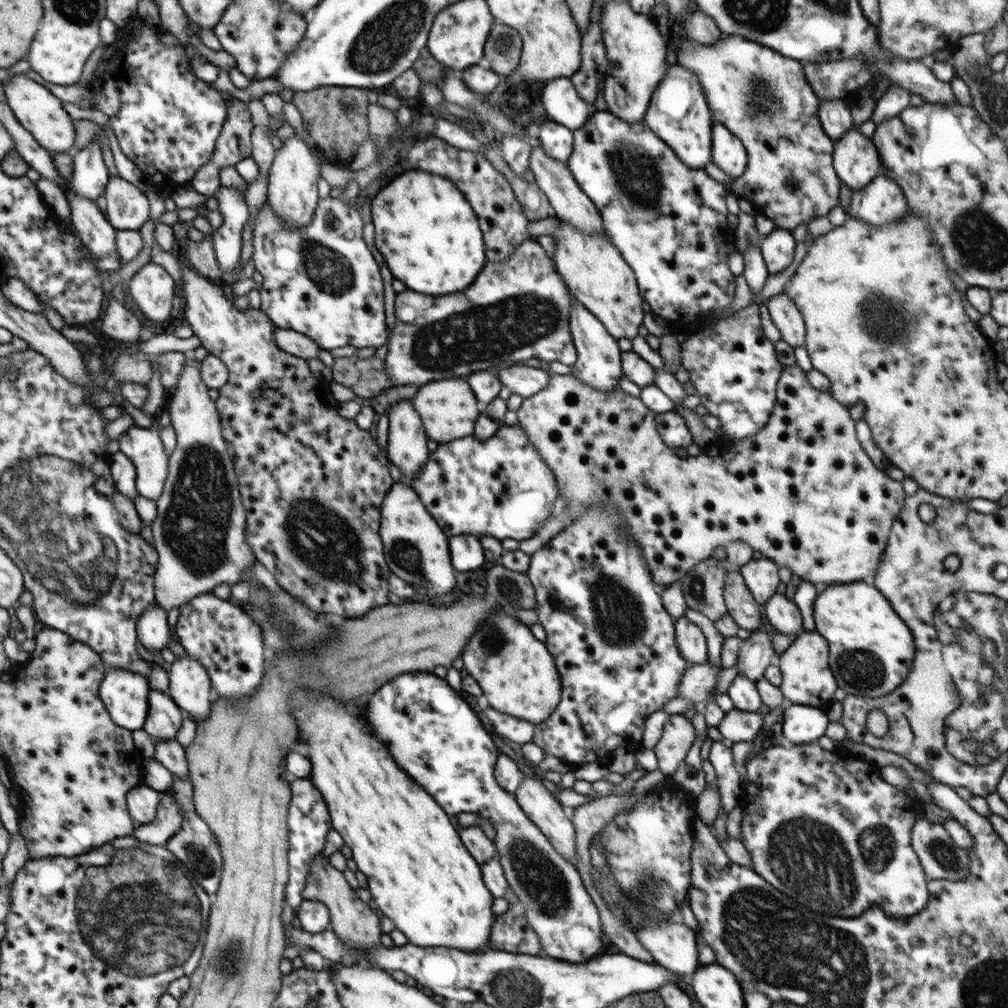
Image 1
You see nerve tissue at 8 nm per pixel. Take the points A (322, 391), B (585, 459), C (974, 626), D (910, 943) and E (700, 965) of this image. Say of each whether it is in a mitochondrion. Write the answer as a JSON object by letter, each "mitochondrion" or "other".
{"A":"other","B":"other","C":"mitochondrion","D":"other","E":"other"}

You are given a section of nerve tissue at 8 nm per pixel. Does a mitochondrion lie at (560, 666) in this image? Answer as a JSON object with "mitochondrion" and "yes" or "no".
{"mitochondrion":"no"}

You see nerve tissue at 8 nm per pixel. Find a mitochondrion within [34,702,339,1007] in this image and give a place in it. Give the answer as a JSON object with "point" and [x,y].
{"point":[141,933]}

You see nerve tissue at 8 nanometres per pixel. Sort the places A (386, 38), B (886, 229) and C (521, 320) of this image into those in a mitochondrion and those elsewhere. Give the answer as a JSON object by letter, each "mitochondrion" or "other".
{"A":"mitochondrion","B":"other","C":"mitochondrion"}

